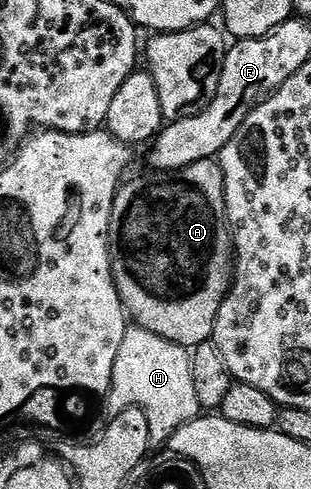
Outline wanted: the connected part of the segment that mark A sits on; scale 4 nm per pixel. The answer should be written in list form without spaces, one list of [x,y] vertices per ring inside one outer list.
[[[212,159],[195,161],[195,165],[178,171],[149,175],[130,178],[117,189],[109,226],[113,280],[128,318],[136,326],[192,349],[212,340],[219,309],[233,282],[235,252],[229,220],[225,218],[225,178],[220,162]]]

